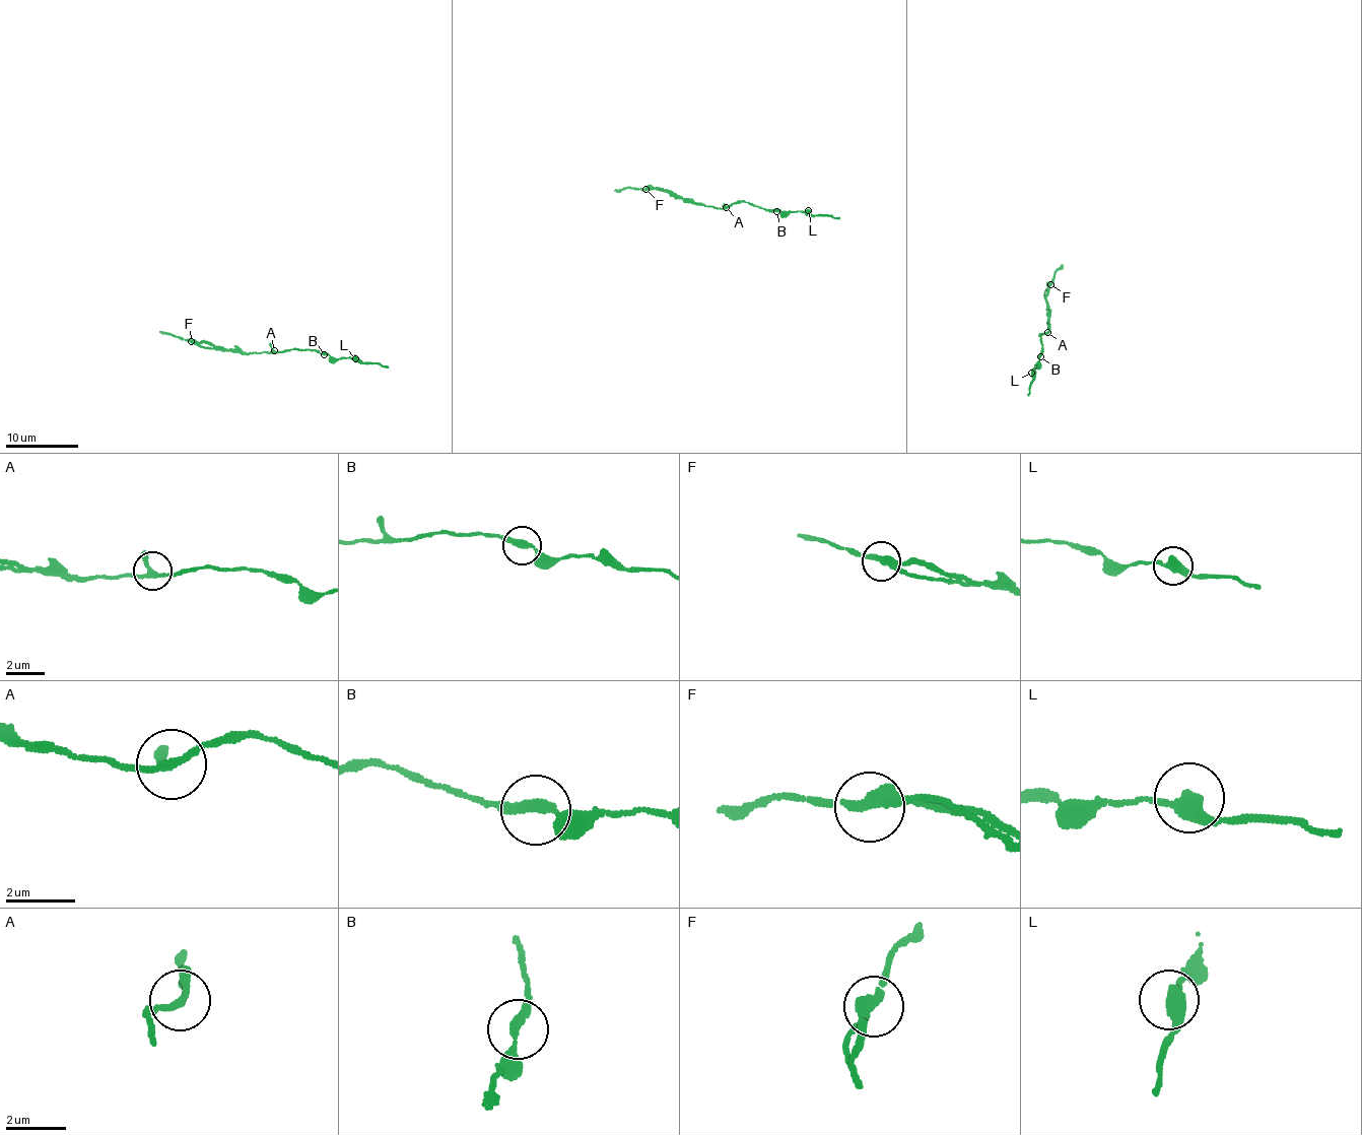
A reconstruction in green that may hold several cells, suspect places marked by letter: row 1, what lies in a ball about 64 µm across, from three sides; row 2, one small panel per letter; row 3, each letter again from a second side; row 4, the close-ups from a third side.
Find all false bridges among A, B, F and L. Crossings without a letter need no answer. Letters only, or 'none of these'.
F

